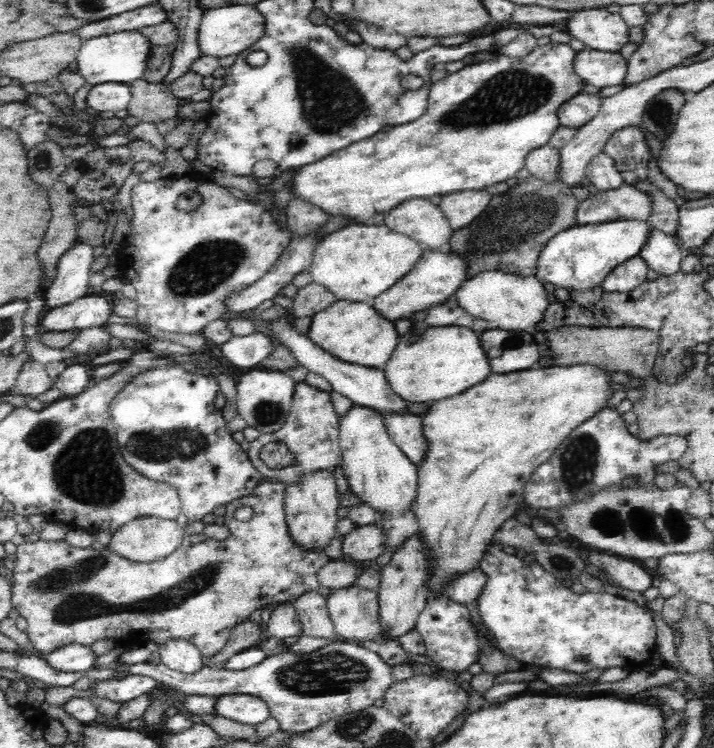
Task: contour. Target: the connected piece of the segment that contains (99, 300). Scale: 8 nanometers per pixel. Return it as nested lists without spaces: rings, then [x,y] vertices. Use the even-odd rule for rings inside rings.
[[[88,294],[70,304],[49,309],[37,325],[41,333],[102,327],[110,318],[113,305],[114,300],[104,294]]]

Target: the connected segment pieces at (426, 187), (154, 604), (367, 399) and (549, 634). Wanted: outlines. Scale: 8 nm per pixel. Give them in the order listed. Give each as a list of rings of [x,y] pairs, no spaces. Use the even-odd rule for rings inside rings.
[[[551,42],[546,46],[535,46],[534,49],[522,57],[508,57],[508,55],[504,56],[504,54],[500,54],[500,56],[496,56],[496,60],[494,58],[492,60],[484,60],[484,62],[478,62],[478,64],[464,66],[462,70],[458,70],[458,72],[454,72],[453,74],[448,73],[446,78],[436,81],[431,86],[426,112],[423,112],[422,116],[406,124],[399,124],[389,132],[378,132],[378,134],[374,134],[374,136],[370,136],[366,140],[350,144],[342,152],[330,154],[330,156],[318,160],[314,164],[305,164],[298,167],[295,169],[291,179],[291,189],[297,198],[301,198],[318,208],[322,208],[330,216],[349,216],[351,222],[364,225],[370,223],[371,217],[374,214],[380,214],[380,212],[385,214],[391,208],[402,204],[402,202],[406,202],[406,200],[414,198],[429,199],[432,196],[443,197],[446,194],[458,191],[482,190],[491,184],[505,182],[508,178],[516,176],[516,173],[525,166],[525,160],[530,151],[548,145],[550,138],[554,136],[554,132],[561,127],[558,111],[562,104],[568,102],[573,96],[582,94],[586,82],[581,77],[578,77],[575,68],[577,54],[578,52],[574,51],[568,44]]]
[[[280,481],[258,484],[251,494],[226,505],[224,526],[229,532],[226,538],[218,541],[206,537],[203,532],[188,534],[182,545],[163,560],[127,560],[110,548],[98,551],[92,547],[76,548],[65,540],[38,540],[18,545],[11,601],[20,617],[28,622],[25,632],[34,650],[49,653],[66,645],[90,646],[96,640],[119,640],[128,635],[131,643],[152,641],[160,645],[166,640],[187,640],[195,644],[207,660],[227,643],[234,626],[249,620],[255,610],[317,591],[317,572],[331,558],[321,548],[300,546],[290,537],[285,518],[285,491],[286,484]],[[245,506],[254,509],[254,515],[248,522],[240,522],[234,518],[234,512]]]
[[[284,315],[272,323],[261,322],[260,325],[275,340],[286,345],[294,353],[294,357],[298,359],[298,364],[307,368],[308,372],[322,375],[330,382],[334,391],[346,395],[346,398],[355,402],[356,405],[370,407],[379,411],[380,414],[382,412],[409,412],[409,402],[406,402],[406,400],[393,391],[393,388],[388,384],[384,371],[372,367],[363,367],[359,364],[346,363],[343,360],[337,359],[328,351],[322,350],[317,344],[314,344],[308,338],[307,333],[302,334],[291,328],[291,320],[292,317]]]
[[[494,544],[486,552],[485,559],[480,562],[478,568],[487,576],[483,589],[480,591],[476,604],[478,604],[478,612],[482,619],[482,624],[486,627],[486,630],[493,636],[495,646],[497,646],[504,654],[513,656],[520,663],[528,662],[528,664],[536,664],[536,666],[548,666],[548,668],[560,668],[560,670],[568,670],[568,672],[576,672],[576,674],[582,674],[582,672],[588,672],[588,670],[608,670],[608,668],[626,668],[628,672],[634,672],[640,670],[644,665],[652,665],[656,652],[656,626],[652,614],[638,605],[632,600],[628,600],[625,597],[621,597],[619,594],[612,595],[605,591],[576,593],[570,590],[570,587],[562,586],[562,580],[557,579],[553,574],[550,574],[540,564],[532,562],[531,564],[525,564],[520,553],[516,555],[506,554],[503,550],[503,546],[500,544]]]

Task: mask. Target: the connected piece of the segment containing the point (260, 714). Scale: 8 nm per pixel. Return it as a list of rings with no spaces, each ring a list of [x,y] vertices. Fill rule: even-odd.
[[[250,694],[221,695],[217,700],[215,714],[254,726],[271,716],[266,701]]]

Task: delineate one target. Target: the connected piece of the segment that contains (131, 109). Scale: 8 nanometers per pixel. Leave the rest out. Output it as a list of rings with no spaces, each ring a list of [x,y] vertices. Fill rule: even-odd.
[[[138,79],[129,86],[131,99],[127,110],[139,122],[158,123],[170,120],[178,114],[178,99],[172,94],[168,84],[154,84]]]

